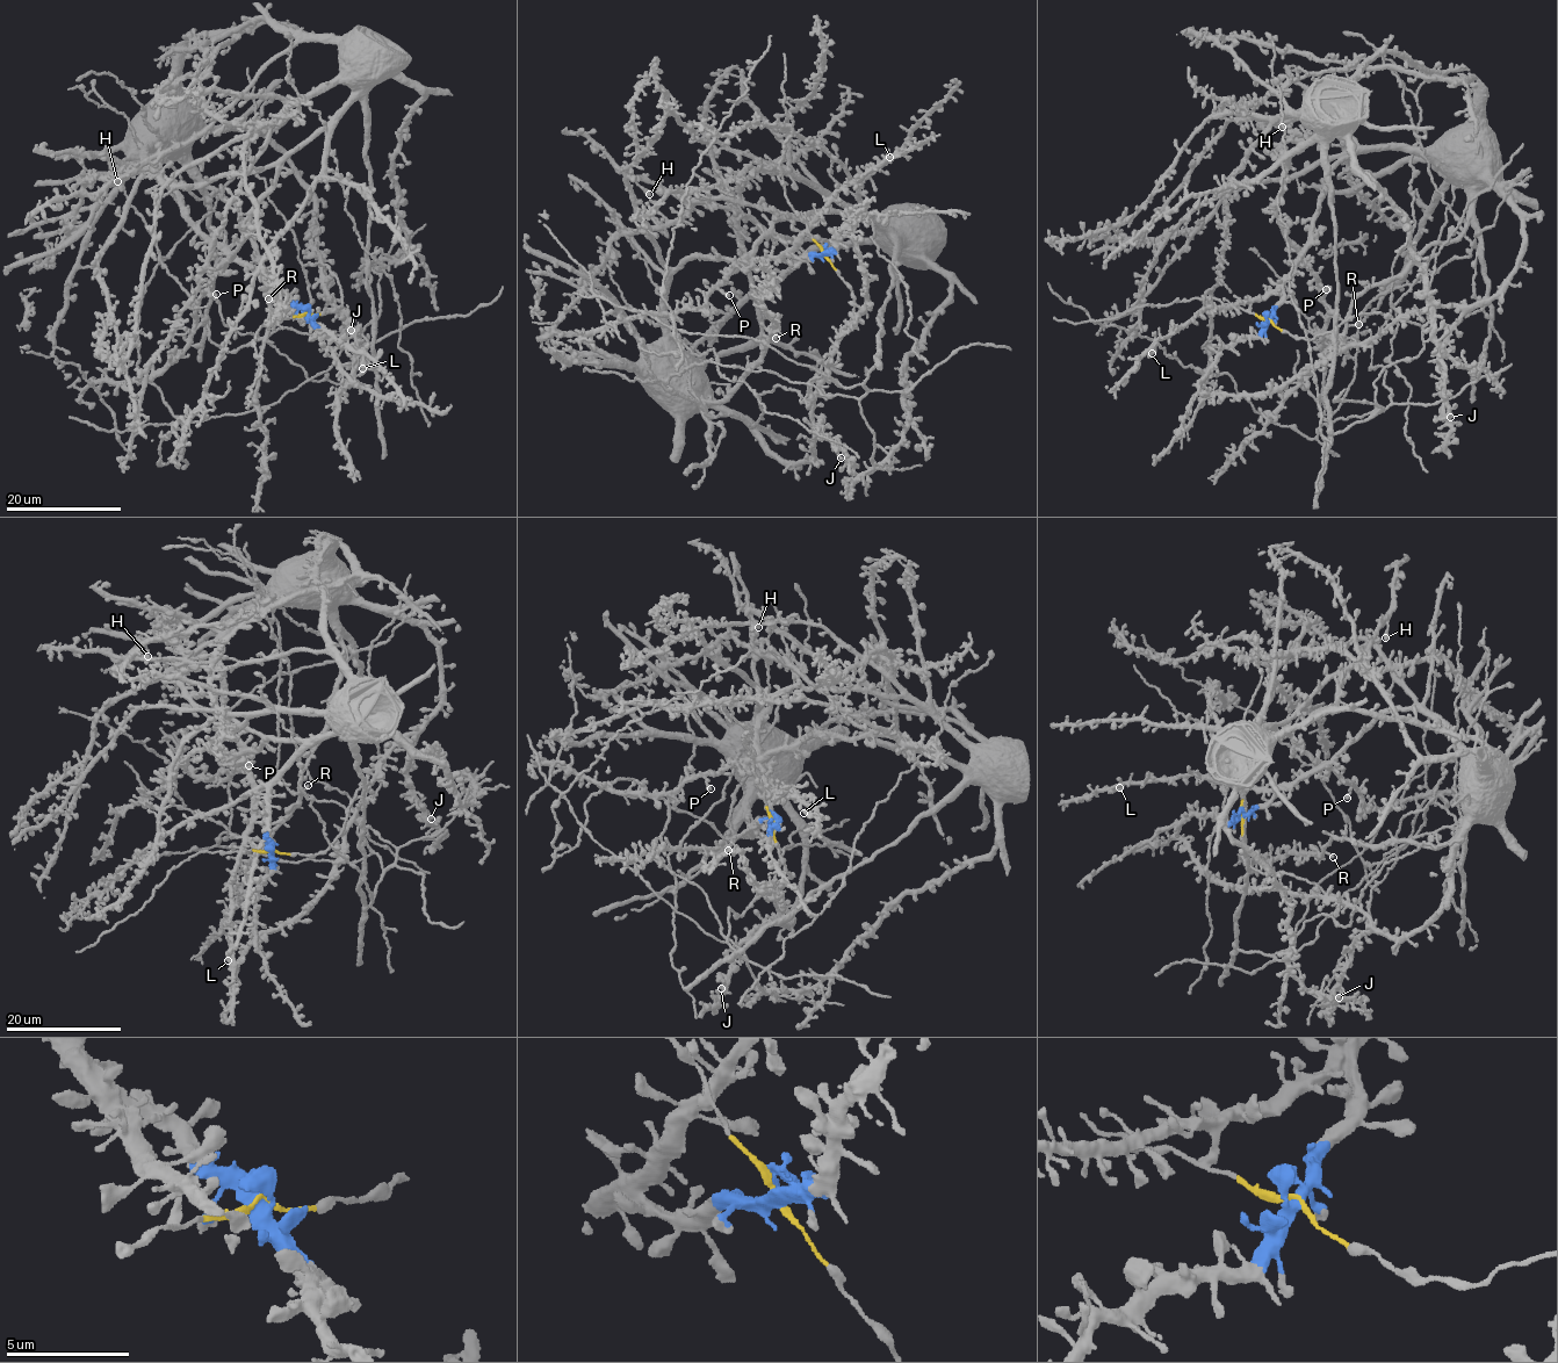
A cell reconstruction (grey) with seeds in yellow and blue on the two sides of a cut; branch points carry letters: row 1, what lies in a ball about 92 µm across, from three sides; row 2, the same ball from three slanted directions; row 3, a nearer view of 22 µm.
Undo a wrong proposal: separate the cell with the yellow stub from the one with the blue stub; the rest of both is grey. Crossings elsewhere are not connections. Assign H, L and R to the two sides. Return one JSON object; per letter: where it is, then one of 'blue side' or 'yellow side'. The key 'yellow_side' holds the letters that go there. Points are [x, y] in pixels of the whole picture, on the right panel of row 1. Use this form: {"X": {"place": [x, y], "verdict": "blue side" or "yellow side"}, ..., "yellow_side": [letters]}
{"H": {"place": [1282, 127], "verdict": "yellow side"}, "L": {"place": [1152, 353], "verdict": "blue side"}, "R": {"place": [1358, 324], "verdict": "blue side"}, "yellow_side": ["H"]}

